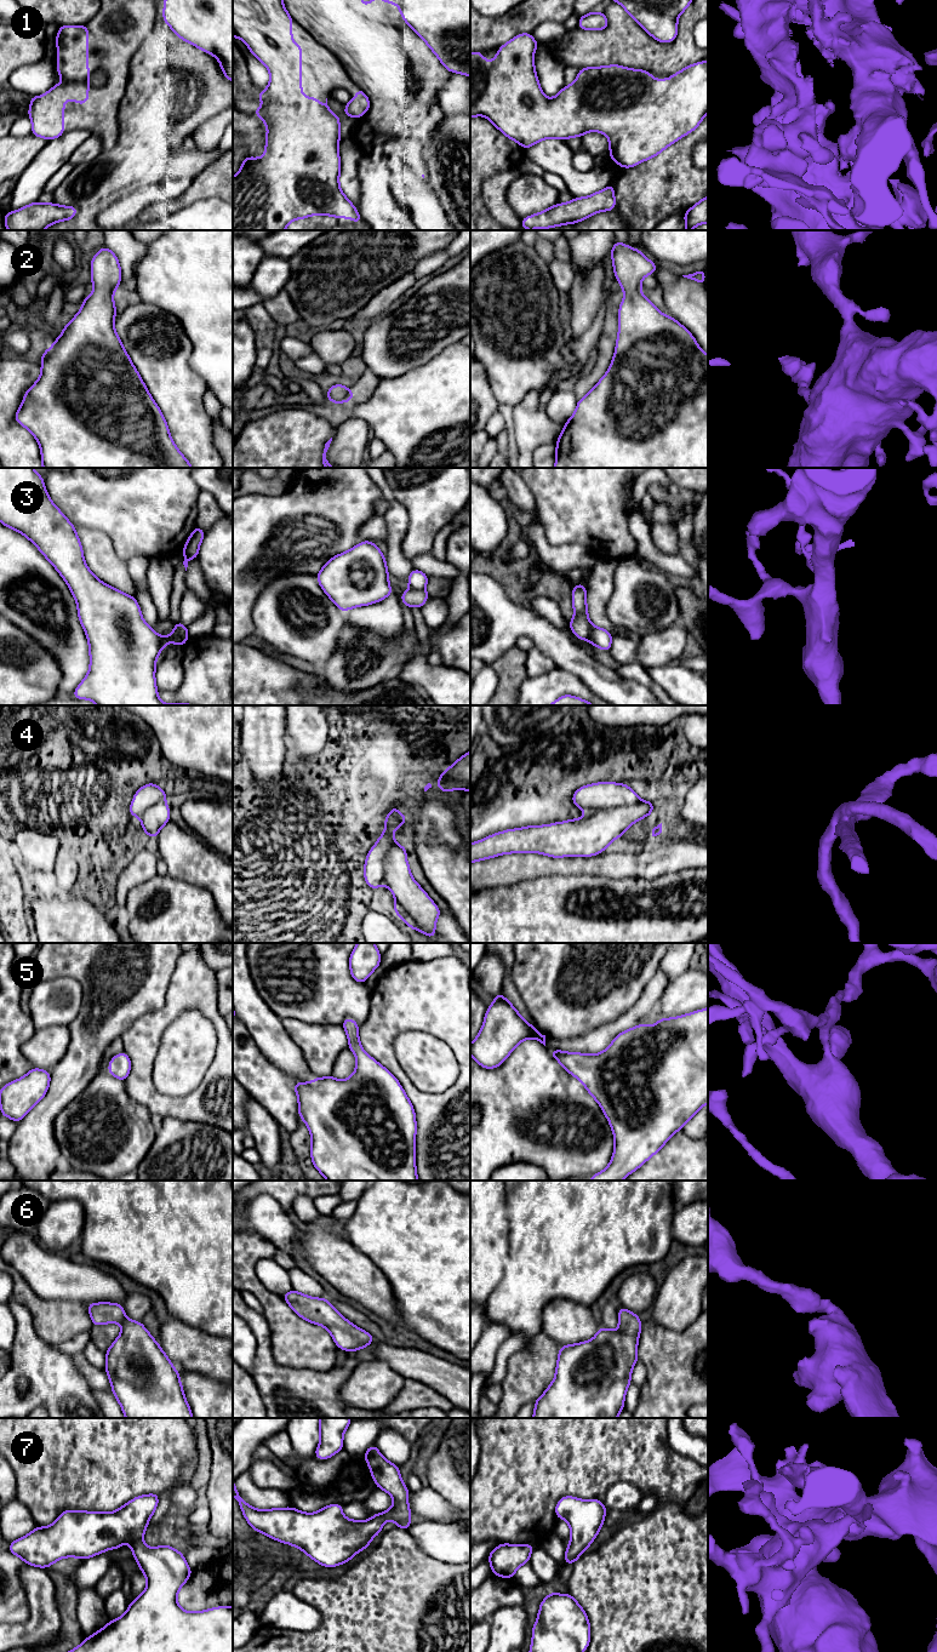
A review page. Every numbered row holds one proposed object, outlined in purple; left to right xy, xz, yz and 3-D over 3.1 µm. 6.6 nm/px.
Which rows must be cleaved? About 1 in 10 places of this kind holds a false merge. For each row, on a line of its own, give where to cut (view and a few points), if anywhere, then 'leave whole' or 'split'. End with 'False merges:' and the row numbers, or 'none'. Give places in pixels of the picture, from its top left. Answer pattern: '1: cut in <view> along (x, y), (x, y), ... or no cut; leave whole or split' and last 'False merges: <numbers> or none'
1: no cut; leave whole
2: no cut; leave whole
3: cut in xy along (173, 629), (181, 638), (187, 639); split
4: no cut; leave whole
5: no cut; leave whole
6: no cut; leave whole
7: no cut; leave whole
False merges: 3

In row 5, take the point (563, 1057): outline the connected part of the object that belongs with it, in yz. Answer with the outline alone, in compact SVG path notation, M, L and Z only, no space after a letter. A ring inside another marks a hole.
M708 1007L675 1018L659 1018L652 1027L640 1023L639 1025L618 1034L610 1046L600 1053L587 1054L564 1052L558 1048L549 1051L549 1053L569 1071L570 1075L576 1076L583 1084L590 1096L599 1103L613 1131L615 1149L610 1165L601 1172L593 1174L589 1181L623 1181L632 1172L640 1168L640 1166L651 1156L658 1153L675 1132L682 1130L686 1122L703 1105L708 1104Z

